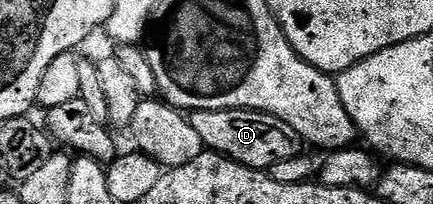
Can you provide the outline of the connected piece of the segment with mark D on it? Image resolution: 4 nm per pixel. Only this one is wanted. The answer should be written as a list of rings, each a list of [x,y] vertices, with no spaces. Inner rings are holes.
[[[195,110],[188,120],[199,134],[199,140],[203,140],[206,151],[226,154],[253,170],[268,171],[279,160],[291,160],[303,150],[301,137],[291,124],[283,124],[283,120],[258,110]]]

